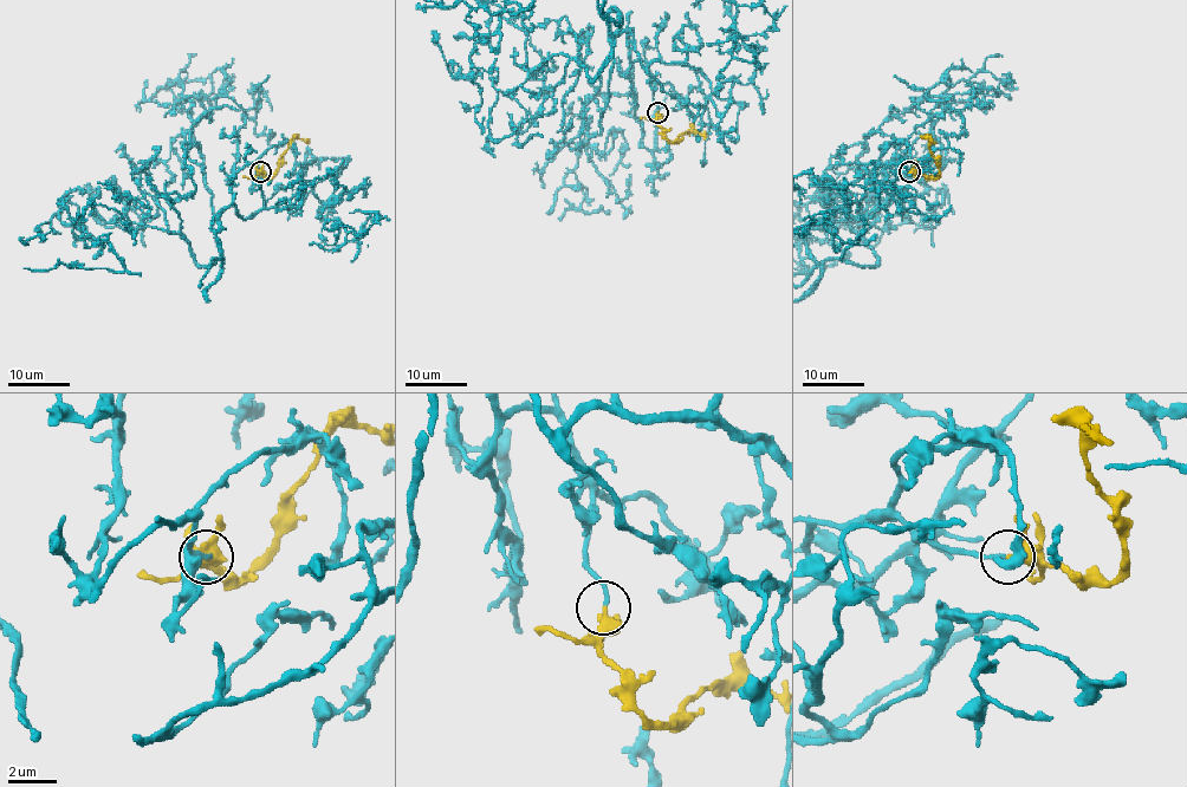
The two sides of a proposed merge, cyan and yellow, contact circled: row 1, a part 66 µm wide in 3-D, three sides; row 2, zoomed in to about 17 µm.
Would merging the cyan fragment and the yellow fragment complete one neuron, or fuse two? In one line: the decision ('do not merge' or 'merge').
merge

